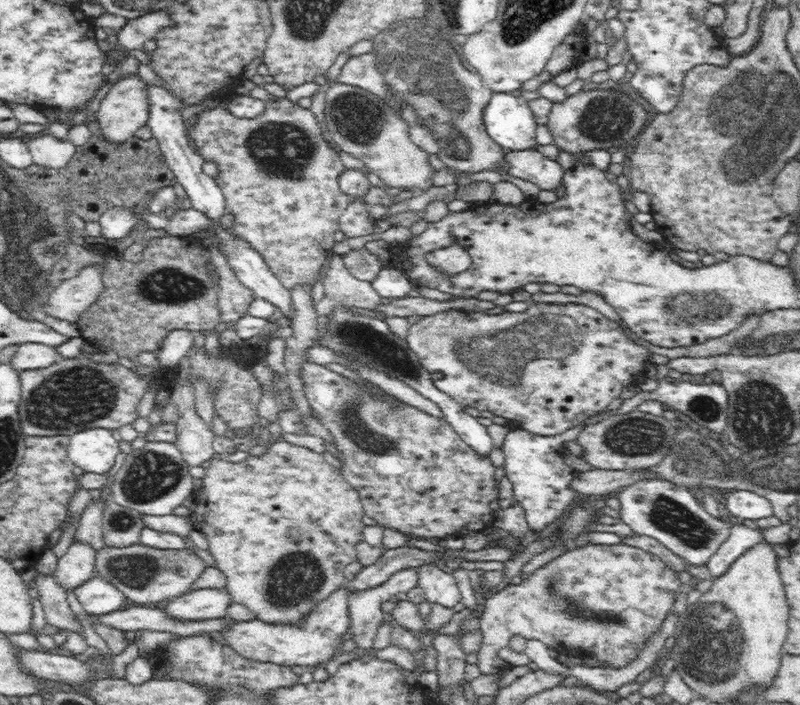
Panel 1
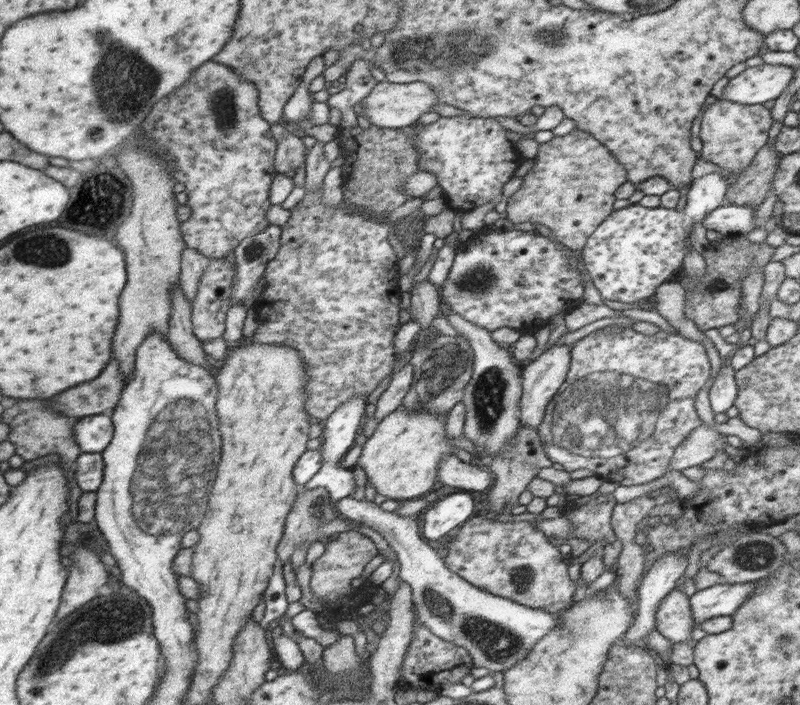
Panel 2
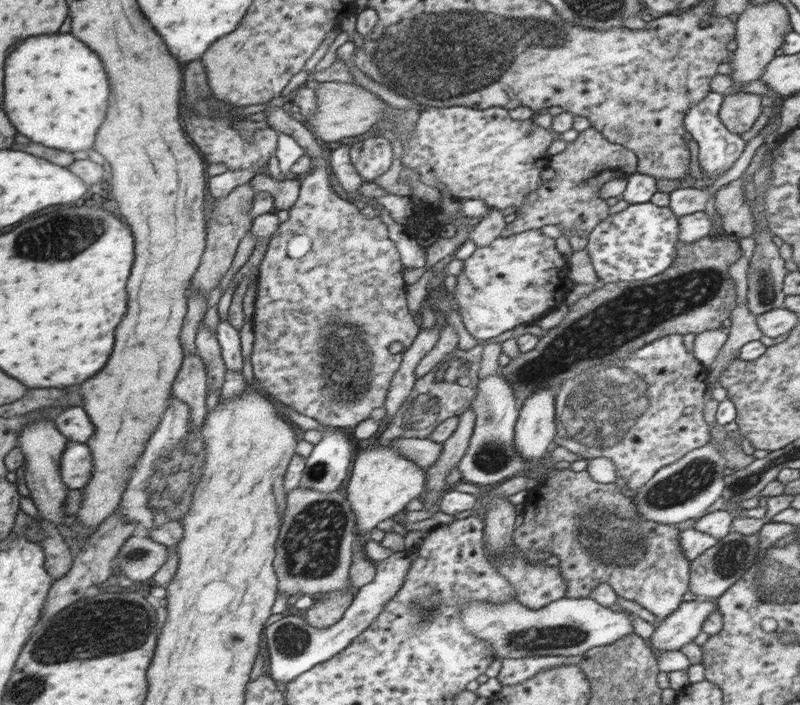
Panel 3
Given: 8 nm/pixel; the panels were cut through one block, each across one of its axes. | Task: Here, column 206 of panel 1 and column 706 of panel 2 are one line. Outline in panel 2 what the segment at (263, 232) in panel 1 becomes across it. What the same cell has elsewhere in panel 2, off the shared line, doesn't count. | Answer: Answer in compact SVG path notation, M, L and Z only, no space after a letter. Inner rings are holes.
M714 99L701 118L698 137L702 148L698 156L713 163L720 174L727 174L727 171L733 173L733 176L725 177L725 181L731 185L750 165L755 152L765 146L771 124L771 111L761 105L739 105L735 102Z

